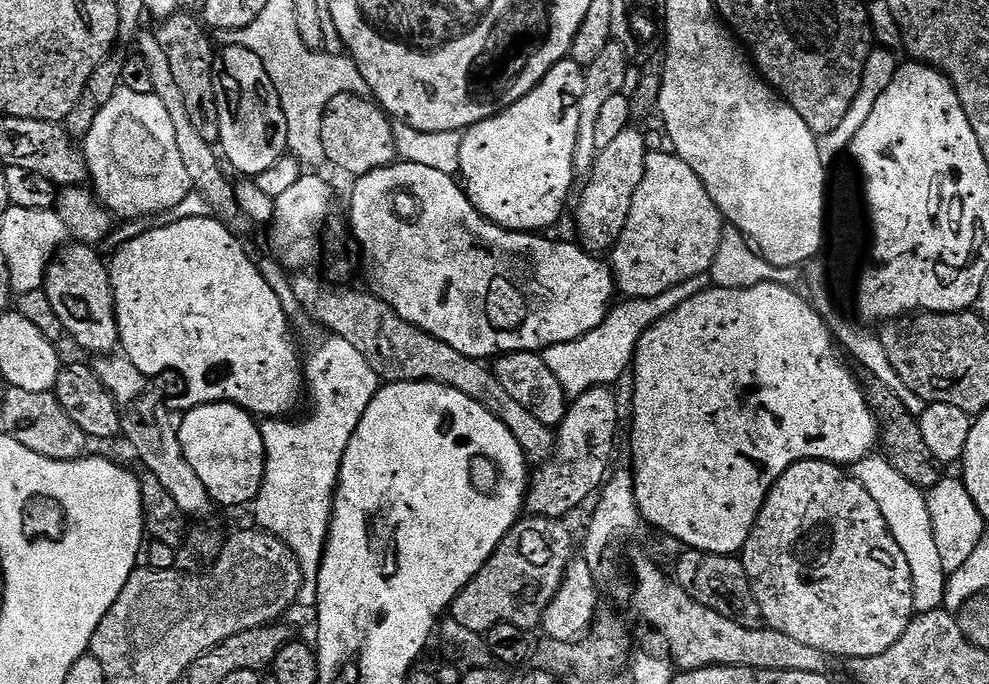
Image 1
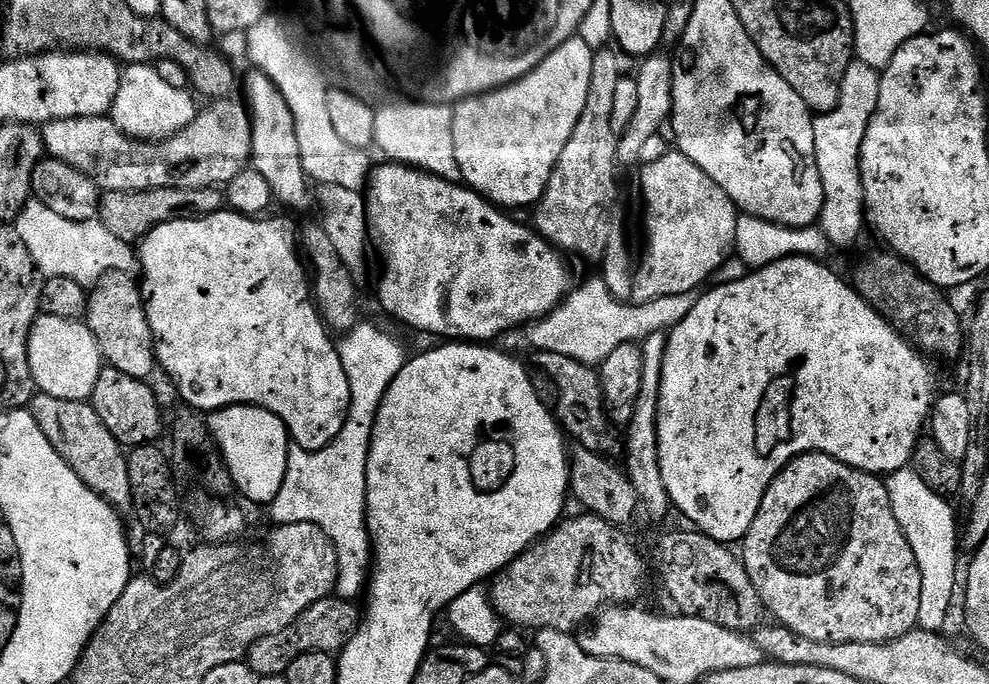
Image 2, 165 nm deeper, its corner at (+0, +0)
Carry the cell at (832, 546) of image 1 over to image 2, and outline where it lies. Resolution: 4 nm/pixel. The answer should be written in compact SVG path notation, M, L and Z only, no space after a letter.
M808 452L798 456L776 475L772 485L762 498L762 506L745 534L742 541L742 563L748 571L754 590L760 595L761 605L772 611L777 625L794 630L794 634L802 634L802 638L810 638L814 642L874 642L885 644L897 640L913 631L918 625L918 610L922 606L922 574L918 570L918 558L914 558L914 550L910 550L910 542L906 542L906 534L902 526L898 526L898 518L894 518L894 506L890 506L888 485L879 476L868 472L859 472L857 468L846 466L824 452Z

